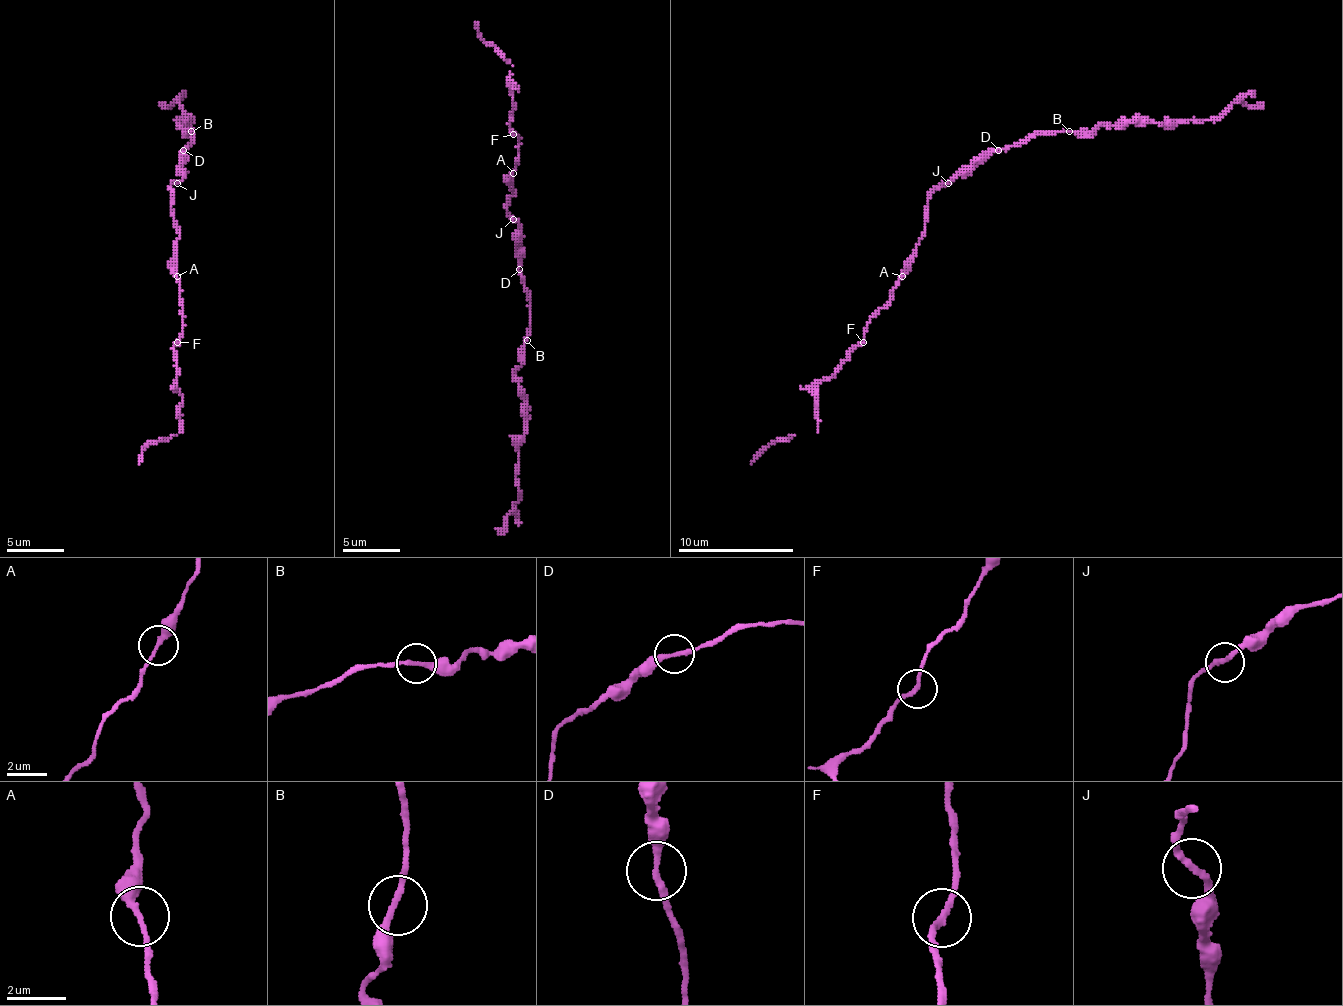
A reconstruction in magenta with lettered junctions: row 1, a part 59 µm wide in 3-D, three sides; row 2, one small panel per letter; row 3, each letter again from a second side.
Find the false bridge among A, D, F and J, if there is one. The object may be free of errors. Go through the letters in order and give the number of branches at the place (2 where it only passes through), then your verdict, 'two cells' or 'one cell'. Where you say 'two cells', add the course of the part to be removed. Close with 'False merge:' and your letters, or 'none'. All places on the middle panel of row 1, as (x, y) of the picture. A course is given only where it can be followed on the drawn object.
A: branches 2; one cell
D: branches 2; two cells; course (518, 268), (530, 309), (524, 364), (516, 372), (524, 401), (524, 439), (518, 447), (518, 500), (498, 534)
F: branches 2; one cell
J: branches 2; one cell
False merge: D

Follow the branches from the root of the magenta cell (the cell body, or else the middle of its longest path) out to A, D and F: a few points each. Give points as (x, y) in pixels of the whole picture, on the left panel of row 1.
A: (171, 192), (171, 212), (180, 236), (177, 276)
D: (171, 192), (171, 186), (182, 178), (182, 149)
F: (171, 192), (171, 212), (180, 236), (177, 241), (177, 279), (182, 305), (182, 331), (177, 343)

